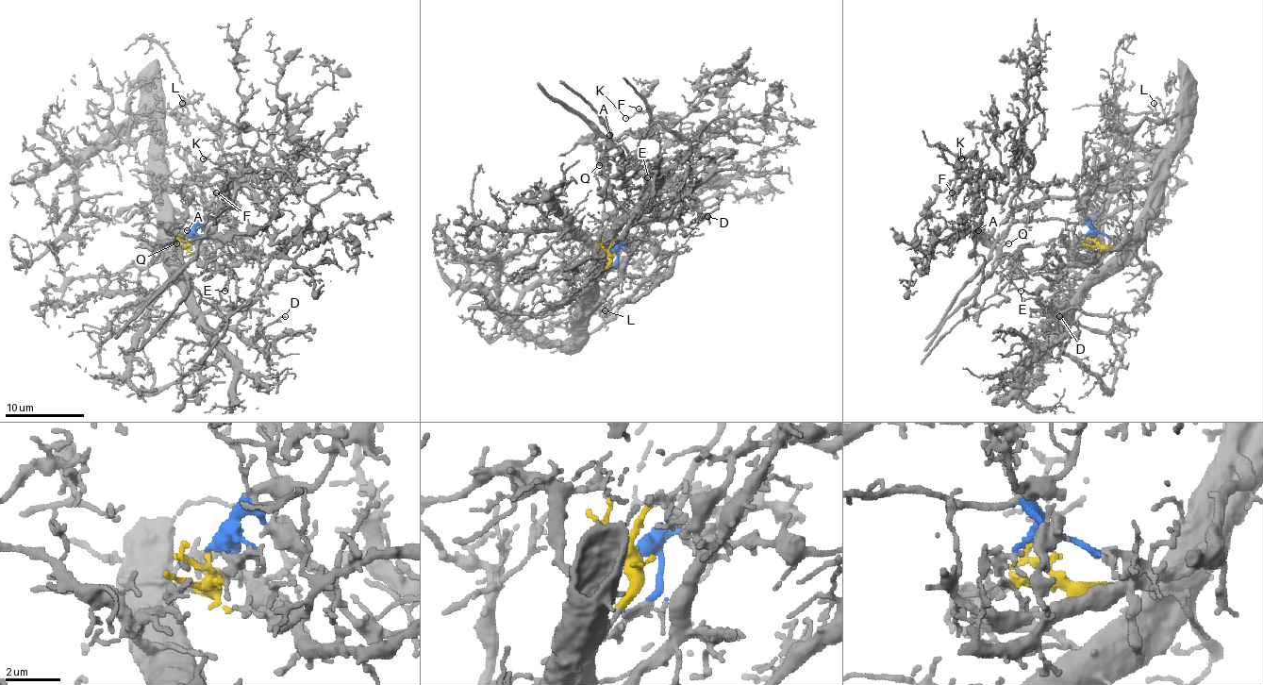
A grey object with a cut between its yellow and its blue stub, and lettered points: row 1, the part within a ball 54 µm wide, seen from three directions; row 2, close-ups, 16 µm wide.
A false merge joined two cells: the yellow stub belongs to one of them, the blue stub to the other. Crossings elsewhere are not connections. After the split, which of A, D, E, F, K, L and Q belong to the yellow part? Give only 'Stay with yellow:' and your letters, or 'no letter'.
Stay with yellow: D, L, Q

